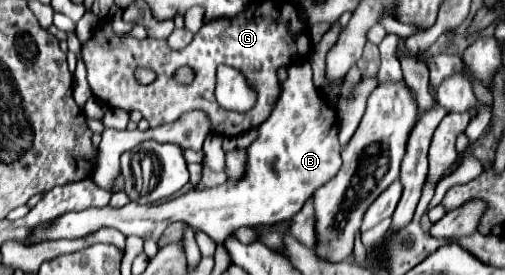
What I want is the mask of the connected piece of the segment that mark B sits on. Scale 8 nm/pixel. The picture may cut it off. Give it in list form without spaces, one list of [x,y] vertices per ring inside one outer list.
[[[297,61],[289,67],[289,79],[283,83],[283,93],[273,113],[265,123],[261,123],[257,139],[247,147],[247,167],[243,177],[229,179],[223,185],[211,189],[193,189],[157,207],[129,203],[121,209],[105,205],[99,209],[95,207],[85,211],[71,211],[51,223],[41,223],[39,227],[35,227],[35,231],[31,231],[23,245],[29,247],[43,241],[79,239],[103,227],[113,227],[119,229],[123,235],[147,237],[145,253],[149,259],[153,259],[157,255],[157,239],[173,221],[185,221],[193,229],[201,229],[215,243],[223,243],[239,227],[287,223],[293,215],[301,211],[305,201],[313,197],[313,193],[321,185],[337,175],[341,167],[337,111],[313,85],[311,75],[313,71],[309,61]]]

